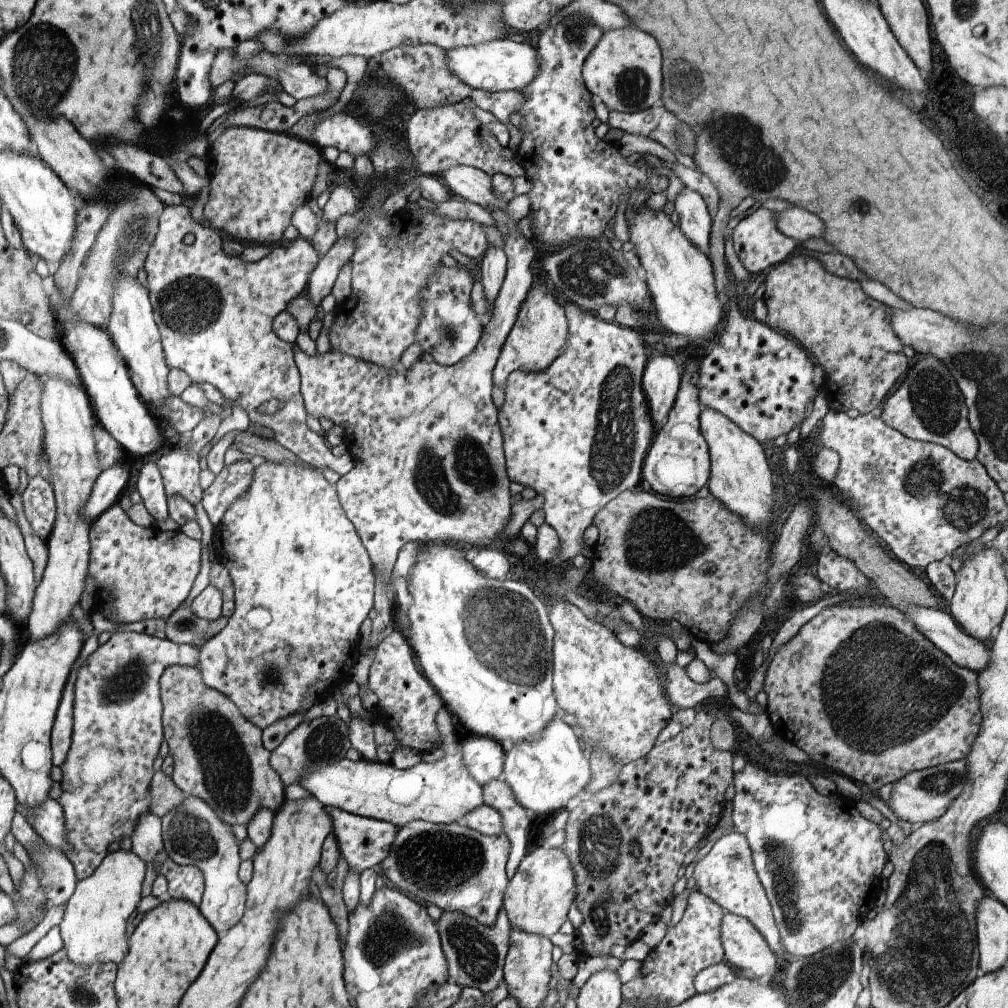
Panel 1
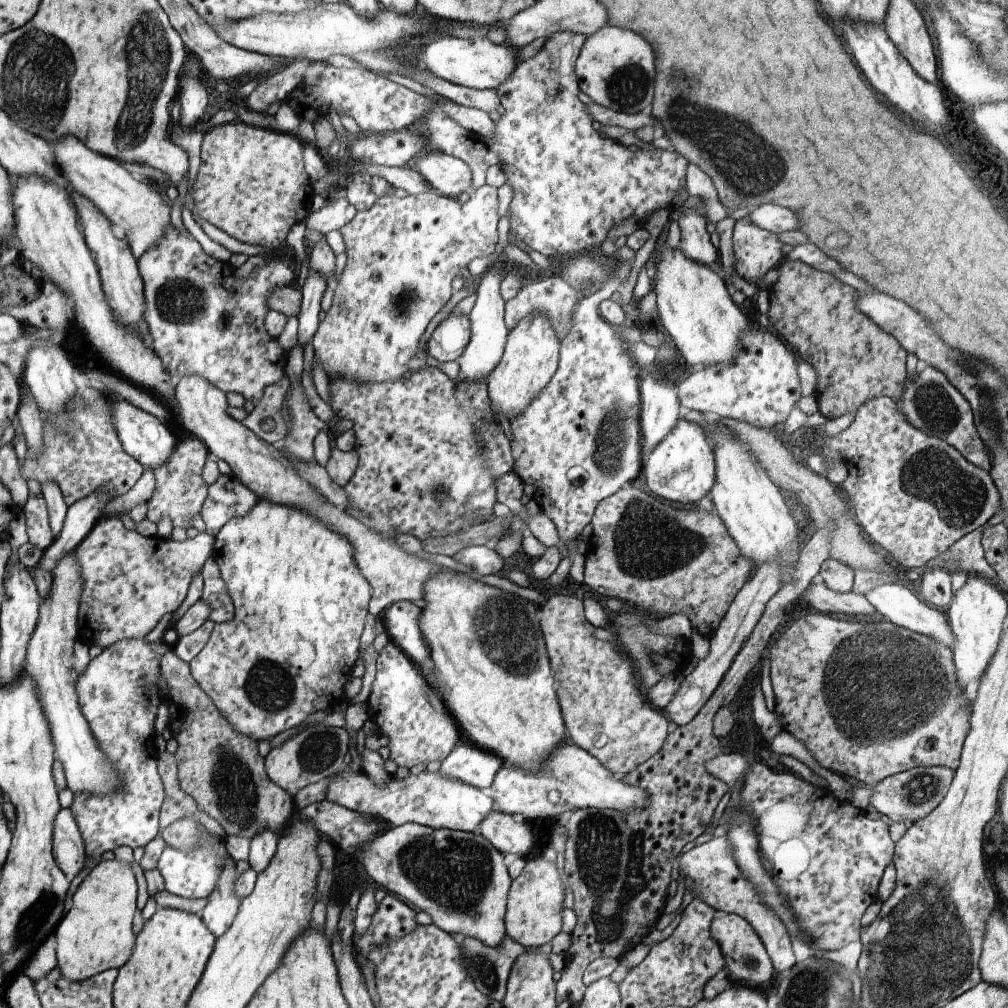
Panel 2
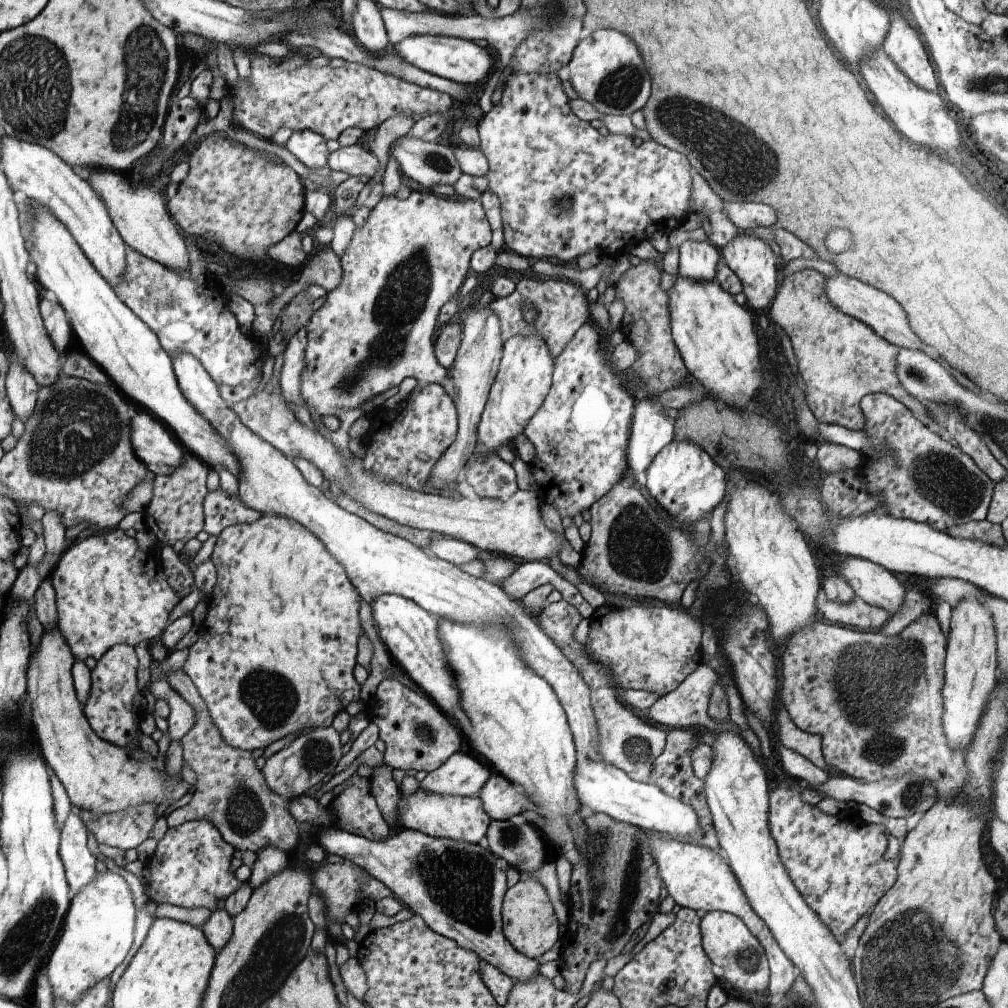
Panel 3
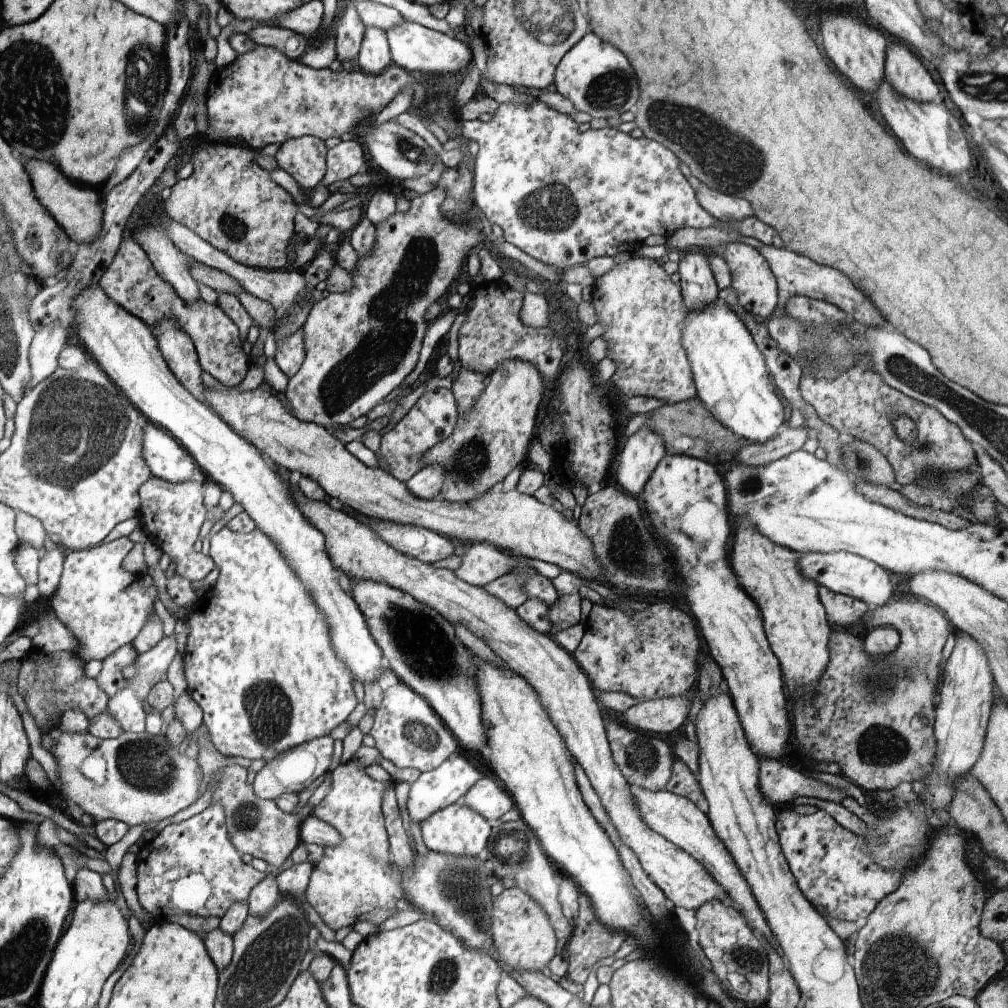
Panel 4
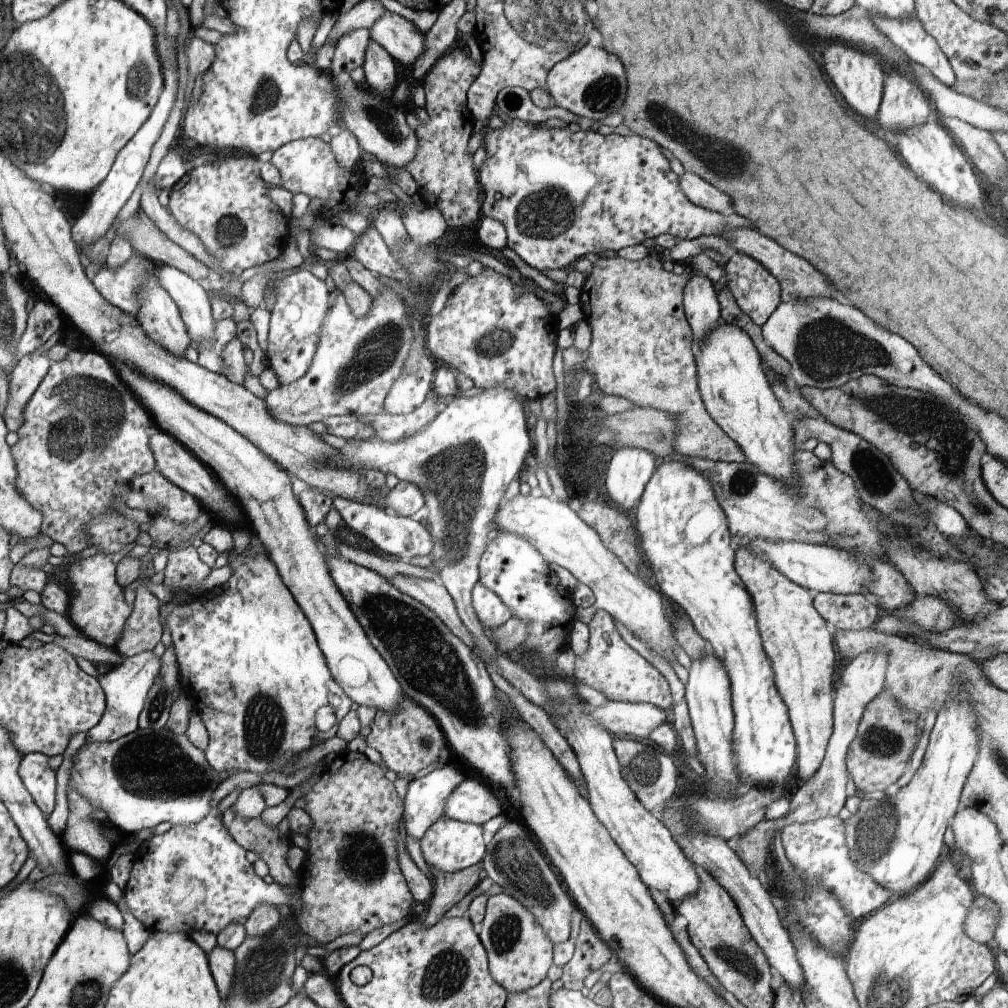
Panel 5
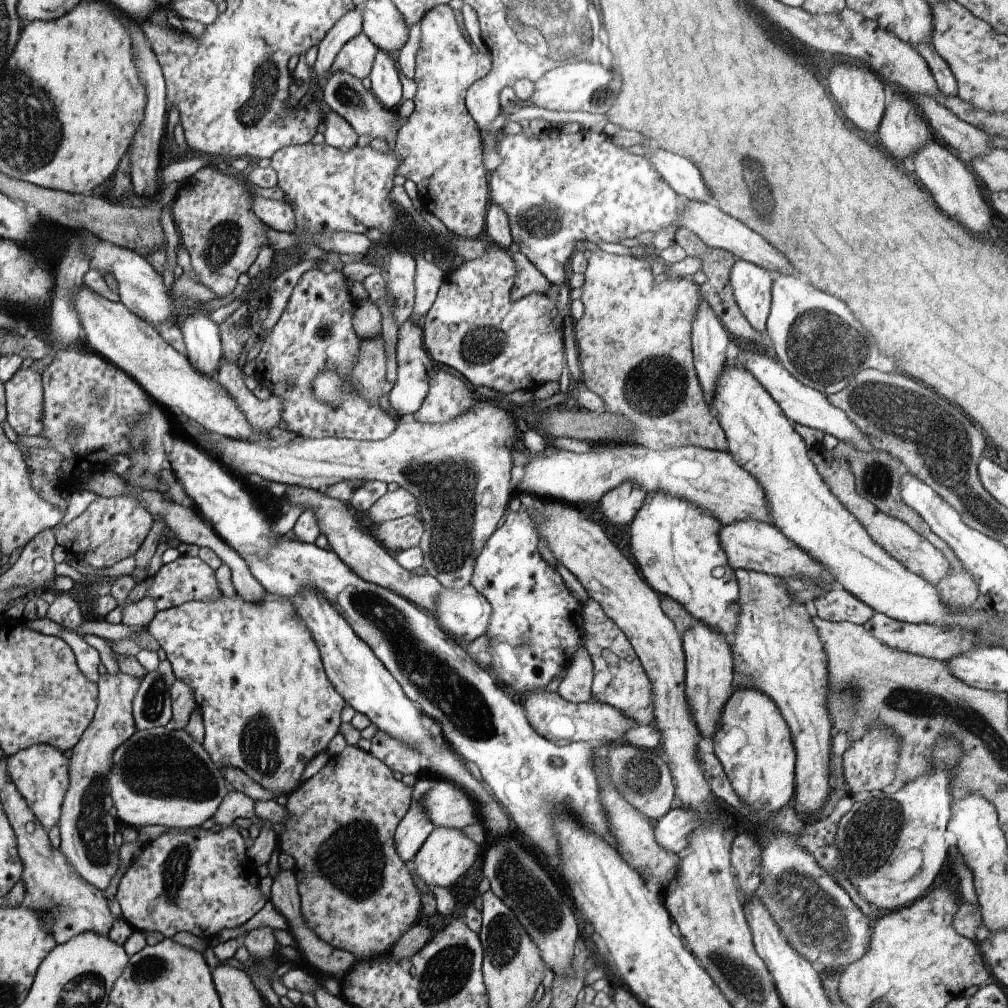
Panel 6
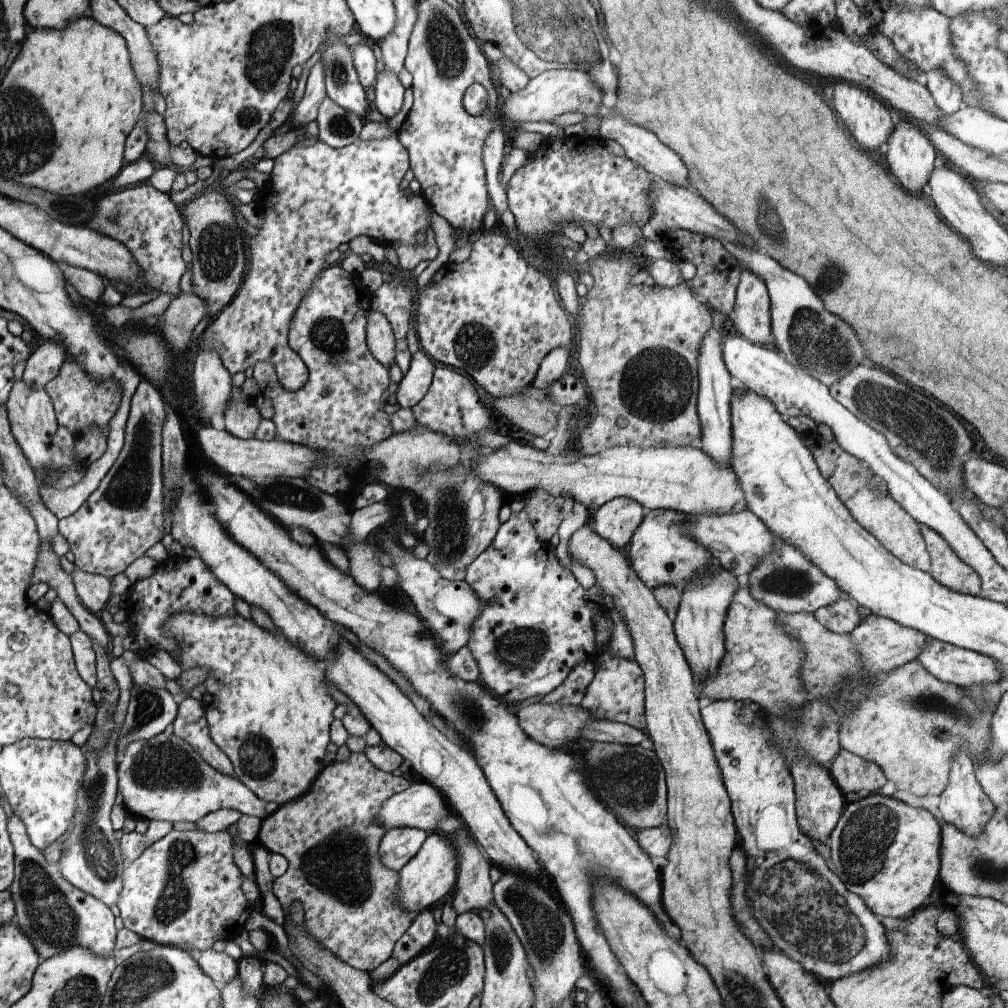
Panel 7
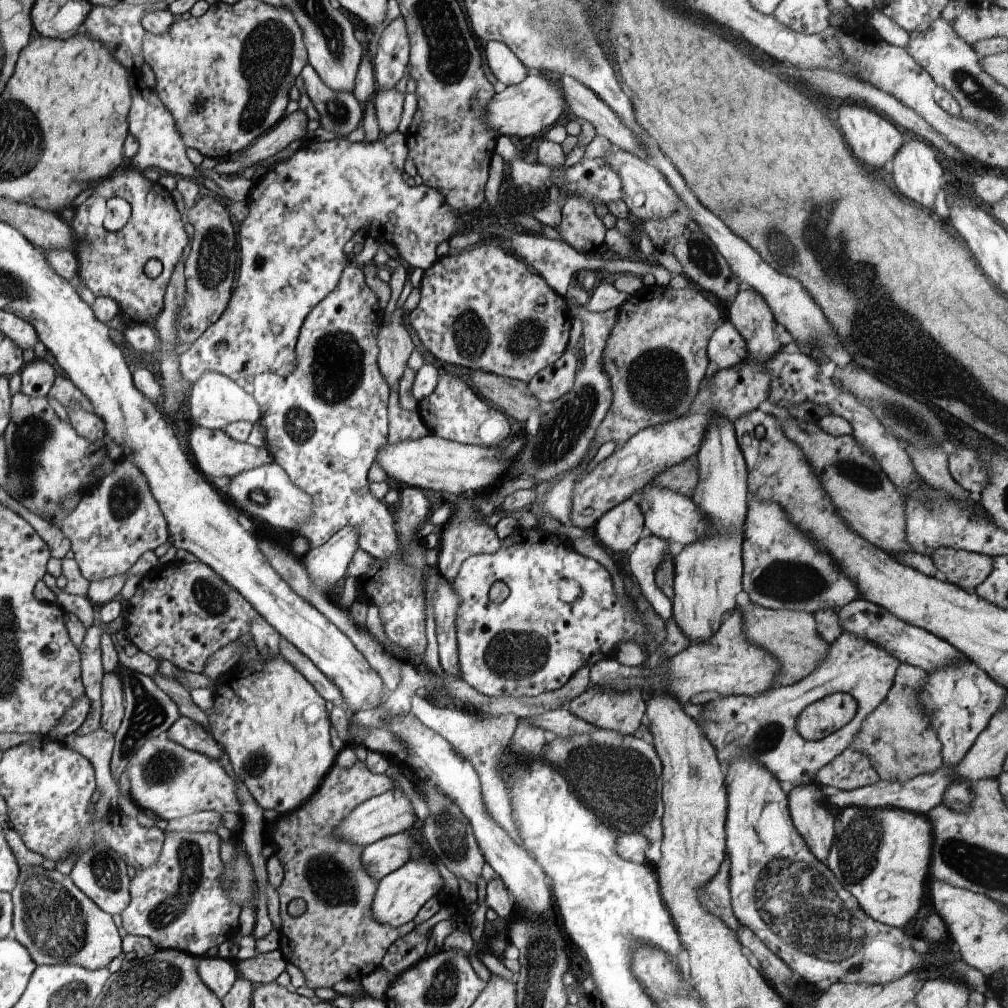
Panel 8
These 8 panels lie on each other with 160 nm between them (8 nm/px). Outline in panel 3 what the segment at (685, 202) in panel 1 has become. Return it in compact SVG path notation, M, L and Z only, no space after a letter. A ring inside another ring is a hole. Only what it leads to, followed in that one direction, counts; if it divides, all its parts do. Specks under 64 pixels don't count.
M688 239L679 246L679 274L695 281L714 281L718 250L710 241Z

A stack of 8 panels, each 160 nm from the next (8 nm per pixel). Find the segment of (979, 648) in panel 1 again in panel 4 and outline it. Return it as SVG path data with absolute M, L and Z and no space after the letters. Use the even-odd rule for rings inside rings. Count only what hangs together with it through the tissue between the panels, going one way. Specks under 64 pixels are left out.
M838 551L802 554L799 567L802 574L807 576L807 579L815 580L820 587L826 587L835 593L850 595L865 602L870 608L886 604L895 594L888 571L873 560L854 553Z

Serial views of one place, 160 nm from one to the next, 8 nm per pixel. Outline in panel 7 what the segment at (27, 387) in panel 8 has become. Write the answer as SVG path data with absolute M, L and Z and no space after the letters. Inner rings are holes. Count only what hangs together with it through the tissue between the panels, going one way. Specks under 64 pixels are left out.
M46 339L26 361L23 379L35 389L44 389L58 374L69 354L62 344Z

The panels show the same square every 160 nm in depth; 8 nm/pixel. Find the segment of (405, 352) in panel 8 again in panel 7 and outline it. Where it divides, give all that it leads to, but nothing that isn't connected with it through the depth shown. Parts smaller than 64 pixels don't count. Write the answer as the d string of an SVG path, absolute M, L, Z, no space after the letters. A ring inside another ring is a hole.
M372 310L365 324L366 340L372 356L386 368L395 360L396 339L384 313Z

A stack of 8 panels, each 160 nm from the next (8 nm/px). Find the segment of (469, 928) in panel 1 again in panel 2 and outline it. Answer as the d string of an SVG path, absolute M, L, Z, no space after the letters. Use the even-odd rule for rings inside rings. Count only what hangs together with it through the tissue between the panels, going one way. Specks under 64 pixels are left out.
M452 933L451 936L460 945L463 963L476 988L487 997L501 1001L505 997L514 959L527 948L507 934L495 947L489 947L480 939L468 935Z

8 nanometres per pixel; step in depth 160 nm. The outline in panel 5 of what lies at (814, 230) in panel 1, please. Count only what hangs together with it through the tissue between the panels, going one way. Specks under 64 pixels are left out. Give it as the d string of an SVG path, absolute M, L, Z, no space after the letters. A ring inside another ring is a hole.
M686 171L679 185L692 204L717 213L732 212L733 200L727 192L717 189L700 176Z

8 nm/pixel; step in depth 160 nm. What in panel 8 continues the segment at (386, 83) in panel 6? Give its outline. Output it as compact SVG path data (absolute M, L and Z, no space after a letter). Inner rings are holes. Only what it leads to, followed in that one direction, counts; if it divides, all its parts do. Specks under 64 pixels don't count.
M396 87L387 88L374 94L376 116L380 130L386 135L394 132L399 127L403 112L403 100L405 94Z

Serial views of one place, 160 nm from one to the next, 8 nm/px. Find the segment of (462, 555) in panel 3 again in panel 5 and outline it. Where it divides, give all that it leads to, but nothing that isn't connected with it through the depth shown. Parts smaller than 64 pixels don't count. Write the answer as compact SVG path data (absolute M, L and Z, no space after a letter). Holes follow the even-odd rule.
M333 497L333 506L337 508L346 527L348 526L354 532L364 536L378 550L392 554L392 556L398 556L405 563L408 563L410 558L414 558L414 556L430 556L434 543L426 524L413 520L411 517L403 517L388 512L374 504L357 503L342 497Z

